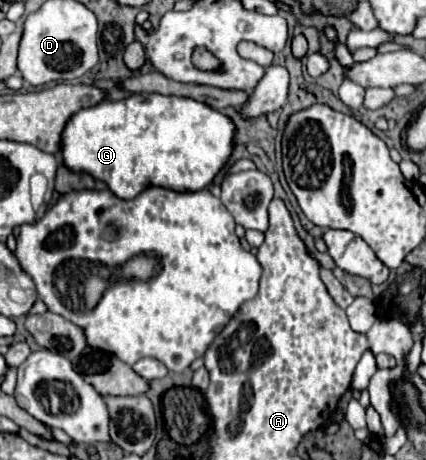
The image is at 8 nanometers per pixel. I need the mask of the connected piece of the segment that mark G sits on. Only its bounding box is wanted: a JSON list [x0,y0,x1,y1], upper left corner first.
[61,94,235,200]

